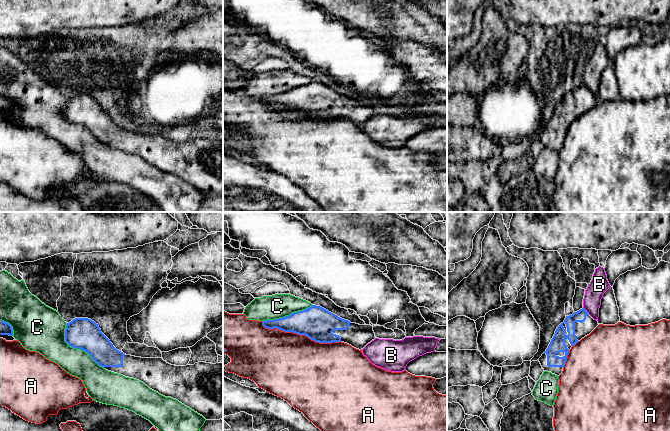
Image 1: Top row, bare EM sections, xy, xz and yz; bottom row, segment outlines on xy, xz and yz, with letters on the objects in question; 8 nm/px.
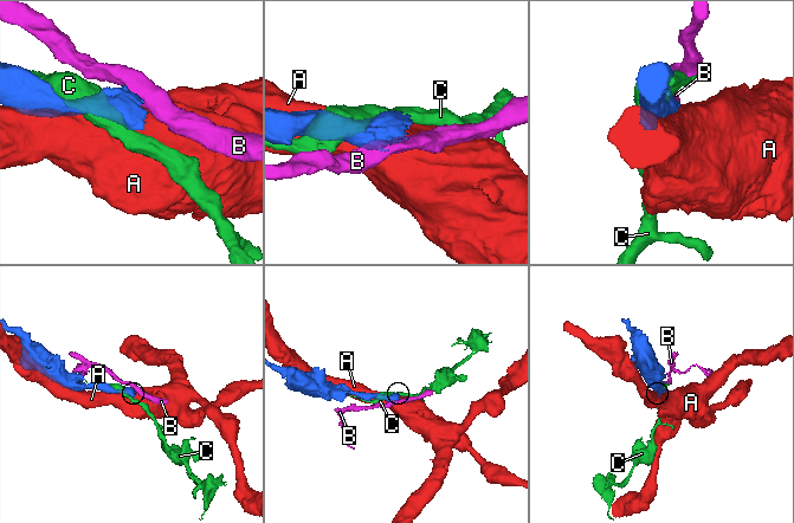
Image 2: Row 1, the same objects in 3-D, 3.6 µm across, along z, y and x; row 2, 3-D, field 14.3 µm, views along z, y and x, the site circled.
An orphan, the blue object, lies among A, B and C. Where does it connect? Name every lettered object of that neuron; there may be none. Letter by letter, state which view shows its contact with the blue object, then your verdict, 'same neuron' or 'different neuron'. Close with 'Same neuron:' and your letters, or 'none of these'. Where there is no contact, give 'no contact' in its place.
A: xz | different neuron
B: yz | different neuron
C: xy | different neuron
Same neuron: none of these

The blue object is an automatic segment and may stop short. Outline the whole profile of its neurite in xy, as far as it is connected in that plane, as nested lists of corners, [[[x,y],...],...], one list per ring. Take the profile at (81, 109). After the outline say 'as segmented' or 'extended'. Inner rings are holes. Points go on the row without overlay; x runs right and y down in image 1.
[[[75,94],[67,99],[65,118],[68,122],[87,128],[108,147],[134,154],[165,173],[178,176],[202,191],[206,196],[223,196],[223,139],[198,138],[194,141],[175,142],[162,134],[141,134],[117,126],[101,108],[98,100],[88,94]]]; extended

